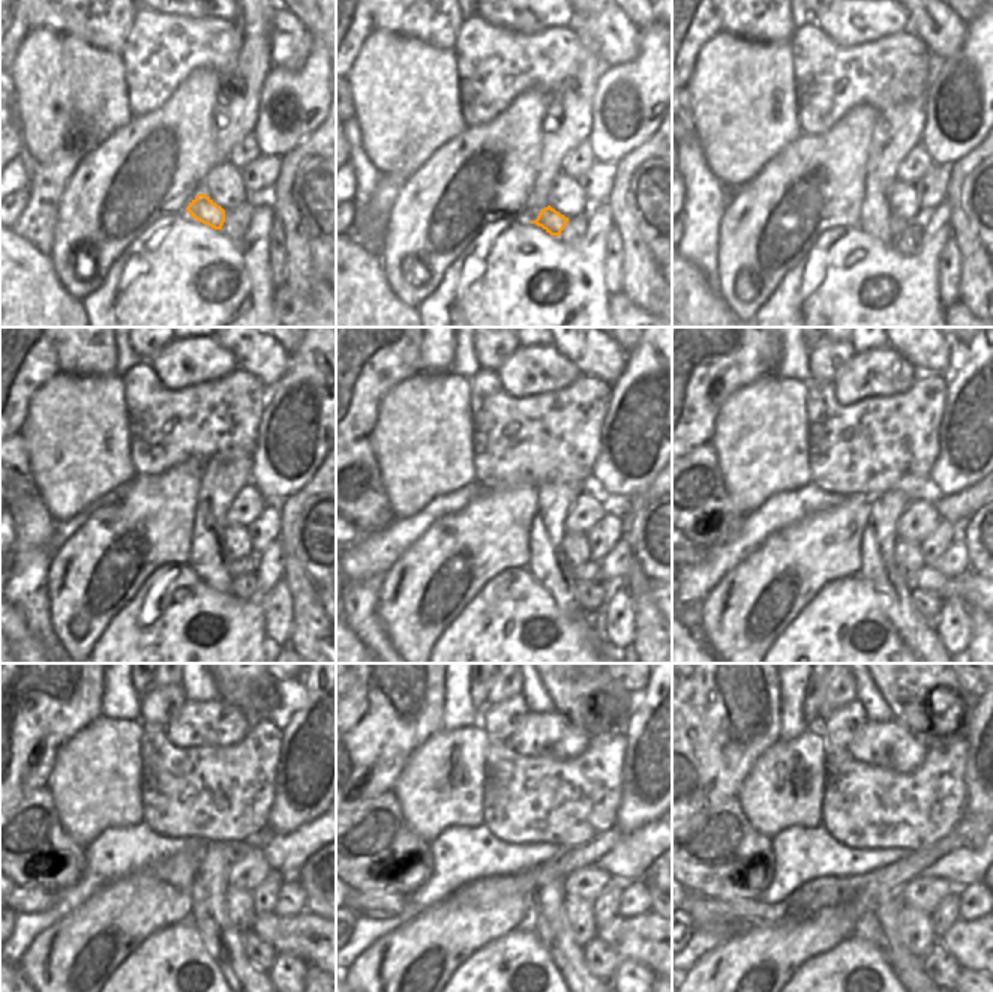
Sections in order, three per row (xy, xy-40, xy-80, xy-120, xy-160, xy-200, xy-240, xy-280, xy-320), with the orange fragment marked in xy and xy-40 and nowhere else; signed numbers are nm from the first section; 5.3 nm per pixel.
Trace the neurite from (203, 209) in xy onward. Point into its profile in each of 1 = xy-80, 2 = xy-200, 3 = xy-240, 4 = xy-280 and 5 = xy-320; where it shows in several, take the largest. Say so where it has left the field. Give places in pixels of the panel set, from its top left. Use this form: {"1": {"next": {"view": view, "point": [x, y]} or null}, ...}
{"1": {"next": {"view": "xy-80", "point": [896, 224]}}, "2": {"next": {"view": "xy-200", "point": [975, 592]}}, "3": {"next": {"view": "xy-240", "point": [305, 935]}}, "4": {"next": {"view": "xy-280", "point": [641, 938]}}, "5": {"next": {"view": "xy-320", "point": [977, 944]}}}

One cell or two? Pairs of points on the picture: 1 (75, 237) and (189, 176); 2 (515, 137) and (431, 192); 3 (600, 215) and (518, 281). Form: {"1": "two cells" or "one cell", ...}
{"1": "one cell", "2": "one cell", "3": "one cell"}

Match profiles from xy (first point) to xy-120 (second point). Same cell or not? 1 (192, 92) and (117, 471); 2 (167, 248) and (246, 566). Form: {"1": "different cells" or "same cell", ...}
{"1": "different cells", "2": "different cells"}

